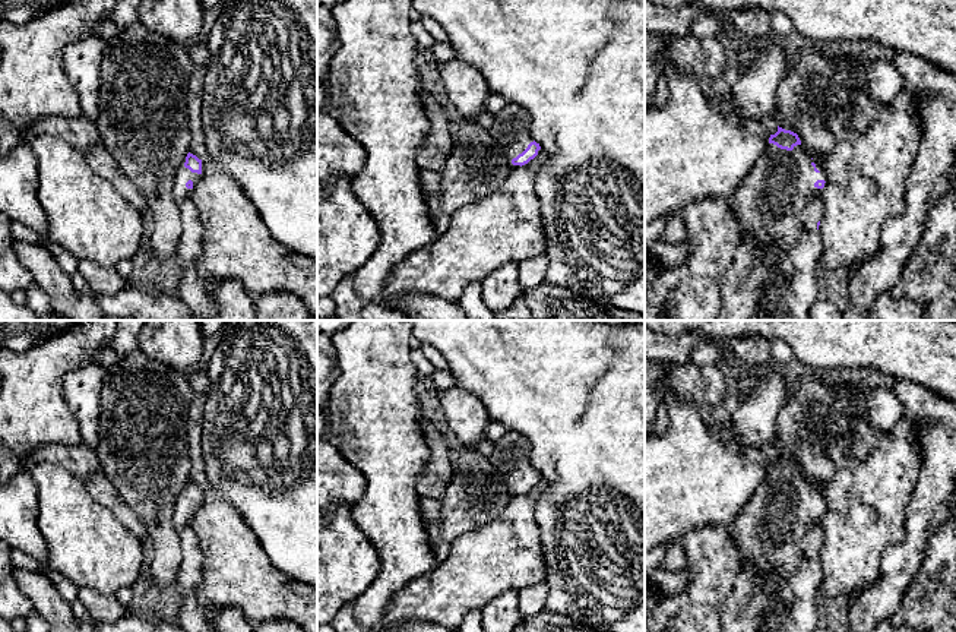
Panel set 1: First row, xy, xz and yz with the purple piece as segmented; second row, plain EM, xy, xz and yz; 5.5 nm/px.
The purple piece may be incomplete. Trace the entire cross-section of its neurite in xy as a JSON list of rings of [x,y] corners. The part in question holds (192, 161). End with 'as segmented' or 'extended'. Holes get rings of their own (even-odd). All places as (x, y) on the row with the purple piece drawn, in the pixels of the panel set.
[[[189,152],[174,177],[172,198],[180,209],[183,224],[175,253],[181,268],[181,284],[175,298],[190,309],[191,320],[218,320],[218,306],[210,288],[219,278],[202,275],[197,269],[197,260],[202,255],[202,222],[190,199],[190,192],[200,180],[202,173],[202,159]]]; extended

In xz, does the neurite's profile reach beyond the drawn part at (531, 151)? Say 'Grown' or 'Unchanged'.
Grown

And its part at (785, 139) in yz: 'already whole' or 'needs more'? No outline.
needs more

